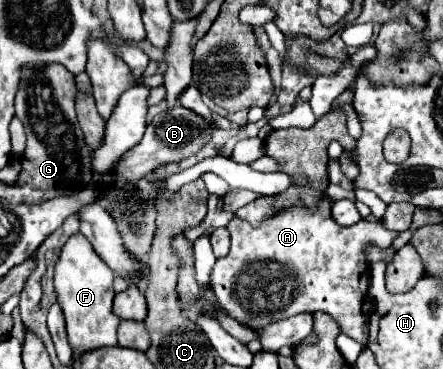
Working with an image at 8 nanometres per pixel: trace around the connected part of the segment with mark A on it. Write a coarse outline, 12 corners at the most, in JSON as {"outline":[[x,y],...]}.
{"outline":[[333,200],[227,224],[209,286],[261,330],[321,310],[367,344],[365,248]]}

